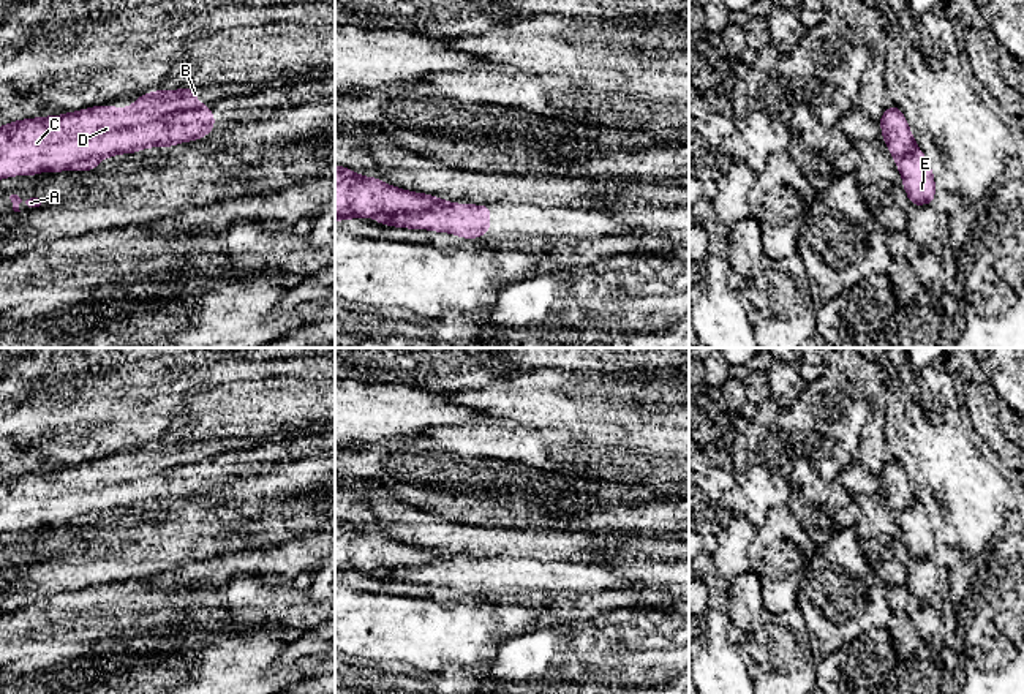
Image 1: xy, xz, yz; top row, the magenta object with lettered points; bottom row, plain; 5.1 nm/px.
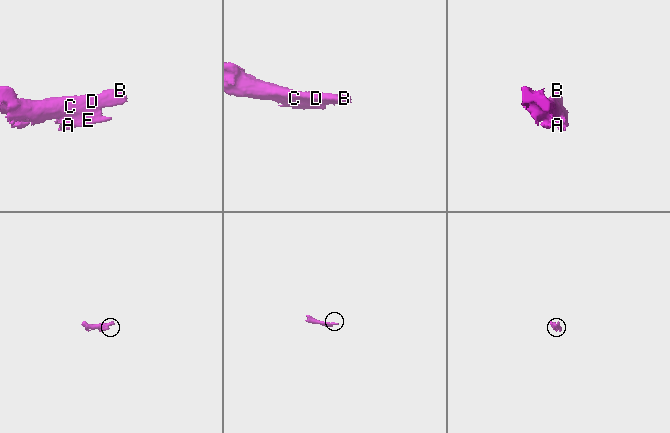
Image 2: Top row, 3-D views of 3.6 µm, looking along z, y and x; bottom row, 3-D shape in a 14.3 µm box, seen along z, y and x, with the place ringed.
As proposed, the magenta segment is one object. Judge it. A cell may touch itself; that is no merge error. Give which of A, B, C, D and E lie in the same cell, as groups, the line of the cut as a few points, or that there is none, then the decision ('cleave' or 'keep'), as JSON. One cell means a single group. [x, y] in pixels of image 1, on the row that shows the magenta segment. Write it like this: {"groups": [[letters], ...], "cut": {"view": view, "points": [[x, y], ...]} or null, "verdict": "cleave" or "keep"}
{"groups": [["A", "E"], ["B", "C", "D"]], "cut": {"view": "xz", "points": [[448, 201], [427, 209], [378, 217]]}, "verdict": "cleave"}

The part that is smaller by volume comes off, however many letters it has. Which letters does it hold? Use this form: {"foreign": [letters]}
{"foreign": ["A", "E"]}

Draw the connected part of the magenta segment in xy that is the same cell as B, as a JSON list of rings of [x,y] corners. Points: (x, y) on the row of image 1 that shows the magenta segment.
[[[199,89],[155,90],[125,109],[95,106],[0,126],[0,179],[62,172],[82,161],[196,141],[215,128]]]

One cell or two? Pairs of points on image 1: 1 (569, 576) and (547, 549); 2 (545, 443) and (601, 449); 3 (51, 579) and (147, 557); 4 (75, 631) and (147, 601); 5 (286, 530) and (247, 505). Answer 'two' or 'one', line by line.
1: two
2: one
3: one
4: two
5: one

